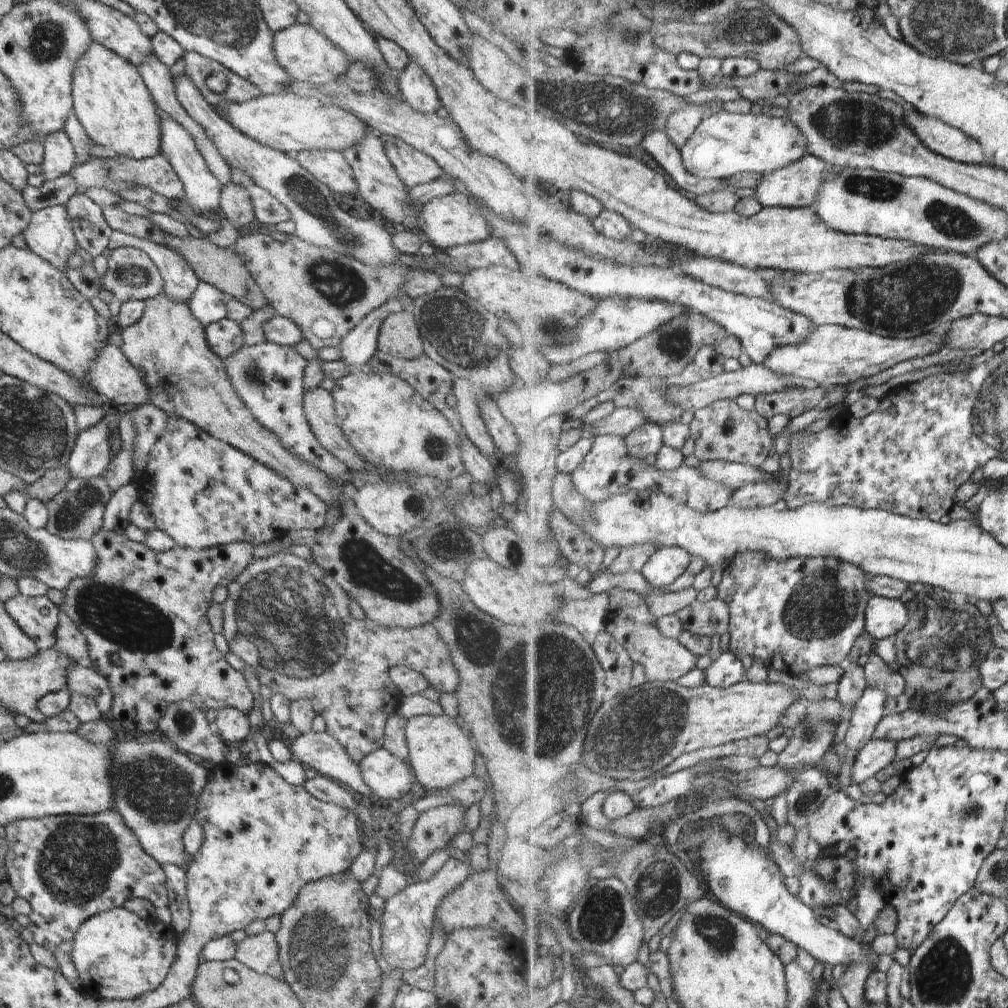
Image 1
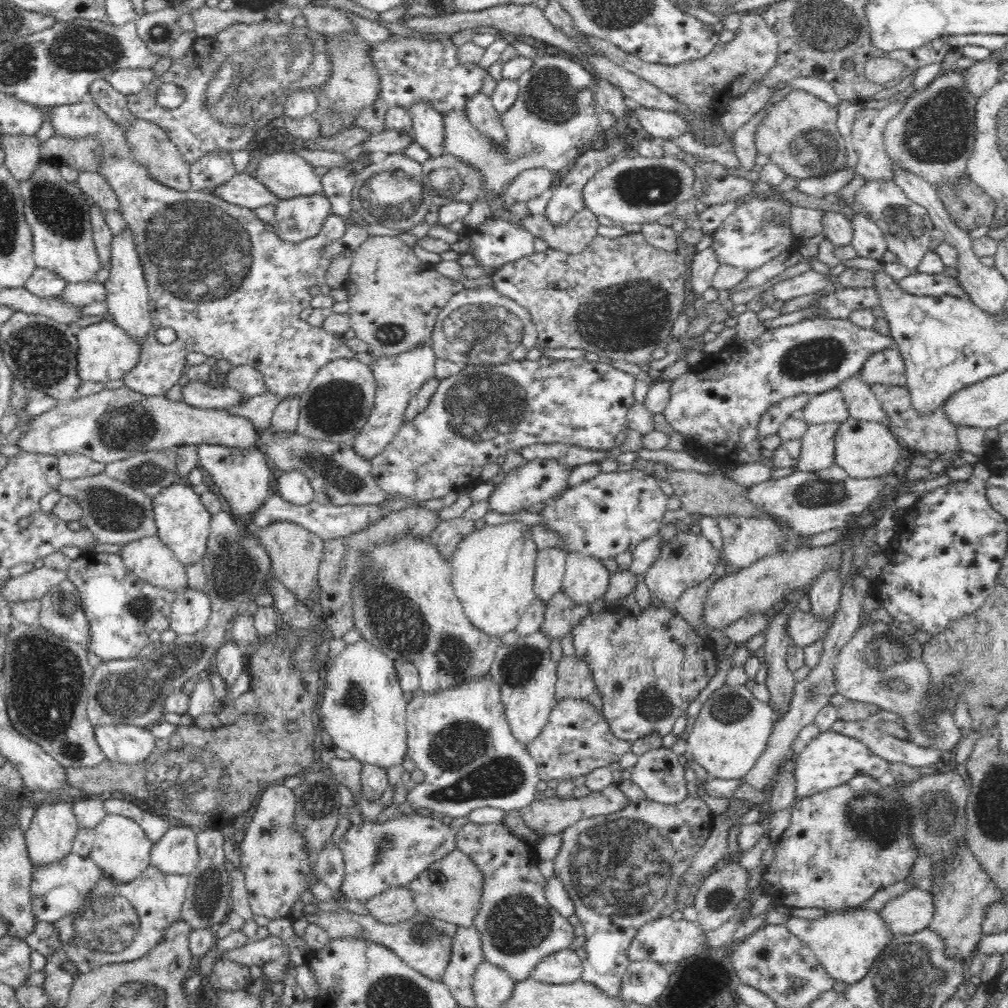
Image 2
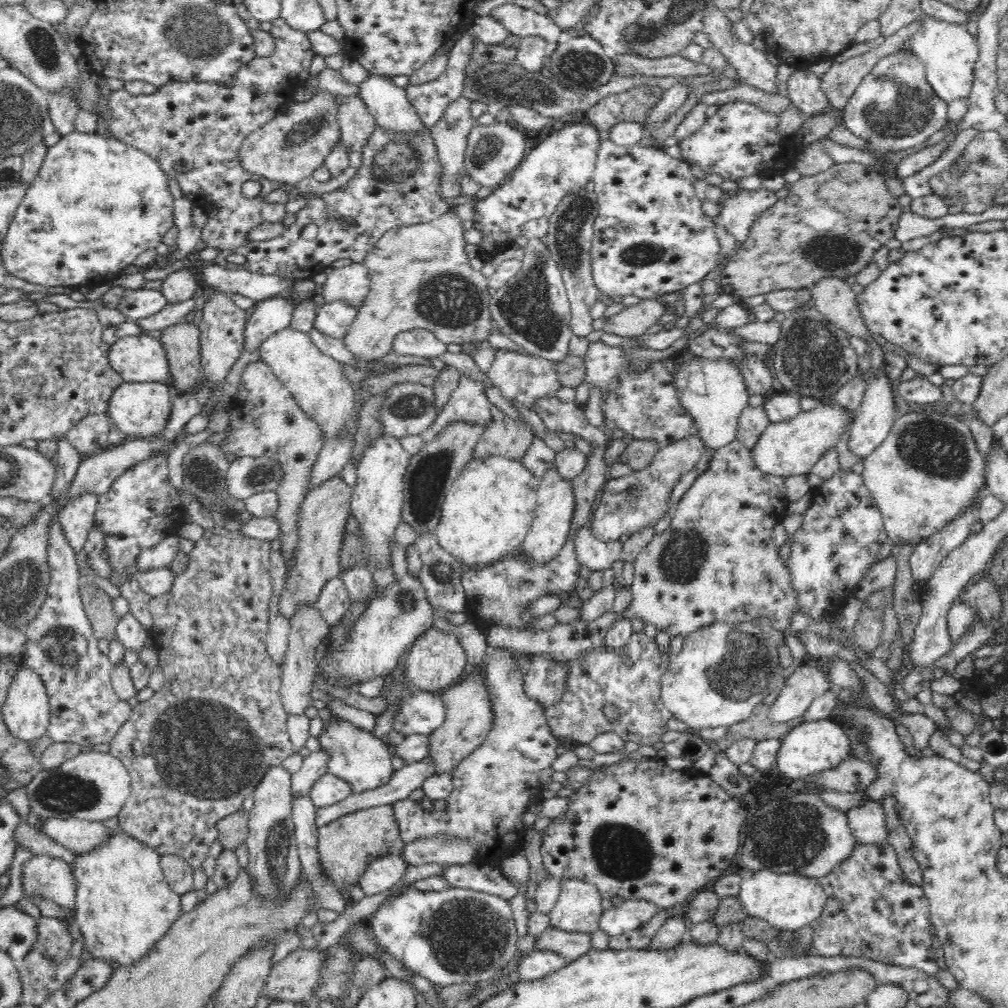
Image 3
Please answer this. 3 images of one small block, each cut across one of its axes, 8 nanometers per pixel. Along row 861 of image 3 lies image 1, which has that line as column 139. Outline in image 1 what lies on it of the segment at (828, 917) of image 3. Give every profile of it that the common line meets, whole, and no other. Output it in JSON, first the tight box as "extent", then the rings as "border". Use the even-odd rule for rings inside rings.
{"extent":[4,810,171,992],"border":[[[115,810],[94,816],[22,818],[10,822],[4,830],[8,840],[4,860],[6,880],[32,908],[28,930],[34,935],[34,942],[52,952],[74,990],[83,992],[71,955],[74,935],[83,922],[112,908],[123,907],[130,898],[139,898],[154,906],[156,920],[171,924],[170,896],[162,865],[142,850],[138,838]]]}

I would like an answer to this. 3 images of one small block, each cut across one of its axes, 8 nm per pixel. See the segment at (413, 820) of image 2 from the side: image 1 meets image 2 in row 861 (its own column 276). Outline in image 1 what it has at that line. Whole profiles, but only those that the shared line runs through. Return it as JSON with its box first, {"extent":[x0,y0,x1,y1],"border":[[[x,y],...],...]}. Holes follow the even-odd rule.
{"extent":[222,340,352,483],"border":[[[265,340],[256,346],[245,345],[237,350],[236,354],[222,361],[226,366],[227,380],[232,382],[232,388],[236,390],[238,398],[244,402],[248,412],[252,414],[251,418],[256,418],[260,426],[272,432],[280,440],[280,444],[292,450],[292,454],[296,454],[300,460],[322,470],[333,479],[350,483],[348,472],[352,470],[344,466],[344,462],[334,458],[318,442],[306,420],[303,396],[304,369],[307,360],[296,351],[295,347],[286,347]]]}

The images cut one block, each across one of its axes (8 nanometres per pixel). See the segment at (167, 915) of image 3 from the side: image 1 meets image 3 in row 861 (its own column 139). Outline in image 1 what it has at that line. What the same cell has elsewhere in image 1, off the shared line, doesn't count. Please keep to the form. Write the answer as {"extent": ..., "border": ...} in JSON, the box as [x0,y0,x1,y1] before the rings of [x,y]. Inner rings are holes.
{"extent":[72,41,160,159],"border":[[[96,41],[76,62],[72,74],[74,115],[84,126],[89,138],[110,150],[112,154],[129,159],[145,159],[160,152],[160,118],[139,70],[125,58],[104,48]]]}

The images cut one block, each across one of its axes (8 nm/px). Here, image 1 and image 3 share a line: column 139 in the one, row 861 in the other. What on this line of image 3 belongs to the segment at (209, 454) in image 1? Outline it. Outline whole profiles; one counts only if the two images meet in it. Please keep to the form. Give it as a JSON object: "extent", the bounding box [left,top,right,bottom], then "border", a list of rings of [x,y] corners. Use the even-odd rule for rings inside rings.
{"extent":[393,647,559,866],"border":[[[499,647],[490,648],[486,670],[486,683],[492,713],[494,713],[494,726],[488,732],[482,744],[474,749],[454,770],[451,772],[453,792],[446,800],[445,810],[425,813],[420,803],[405,800],[393,804],[396,822],[399,826],[400,837],[404,844],[414,842],[416,839],[433,837],[438,833],[446,837],[462,837],[472,841],[476,845],[476,865],[500,866],[501,860],[508,854],[516,852],[526,830],[529,815],[528,802],[540,794],[540,772],[548,768],[556,760],[558,754],[556,748],[559,740],[551,734],[548,722],[545,718],[545,710],[534,700],[528,699],[524,693],[524,674],[516,665],[516,654],[512,650]]]}

